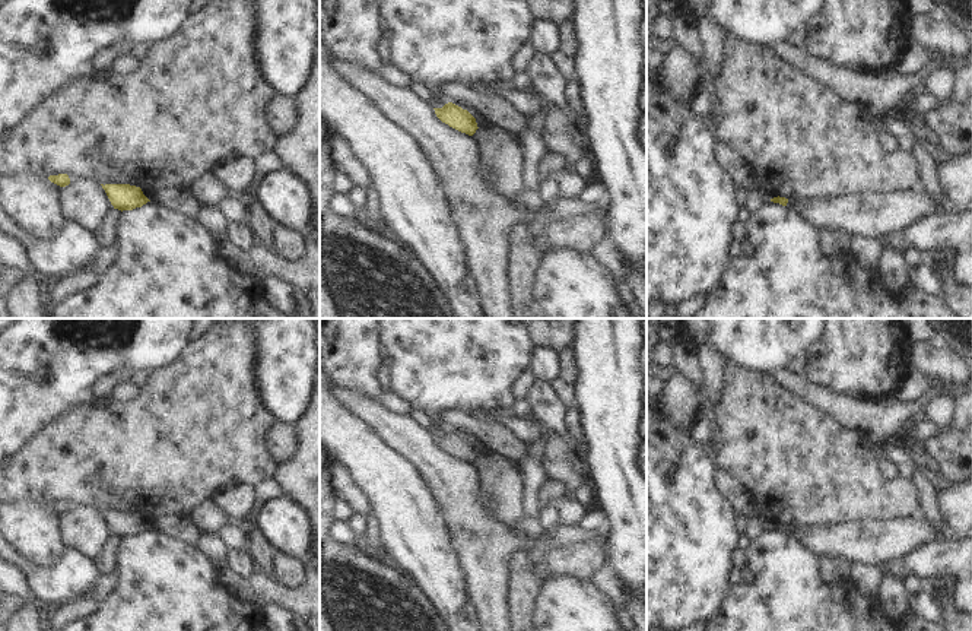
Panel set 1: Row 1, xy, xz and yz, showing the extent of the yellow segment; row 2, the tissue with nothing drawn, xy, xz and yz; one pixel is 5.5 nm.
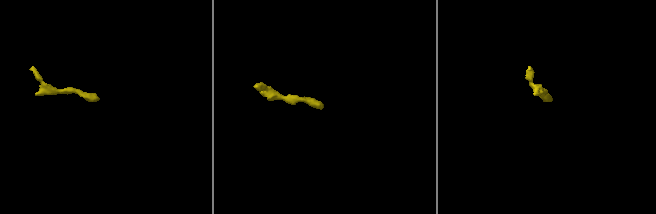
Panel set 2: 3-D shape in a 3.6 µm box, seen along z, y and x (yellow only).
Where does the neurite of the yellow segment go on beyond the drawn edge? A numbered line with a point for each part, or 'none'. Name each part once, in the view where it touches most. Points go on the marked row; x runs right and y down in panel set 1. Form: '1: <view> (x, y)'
none

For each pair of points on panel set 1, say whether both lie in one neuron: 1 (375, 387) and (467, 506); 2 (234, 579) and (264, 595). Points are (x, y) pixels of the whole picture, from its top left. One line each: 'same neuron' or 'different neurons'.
1: different neurons
2: same neuron

